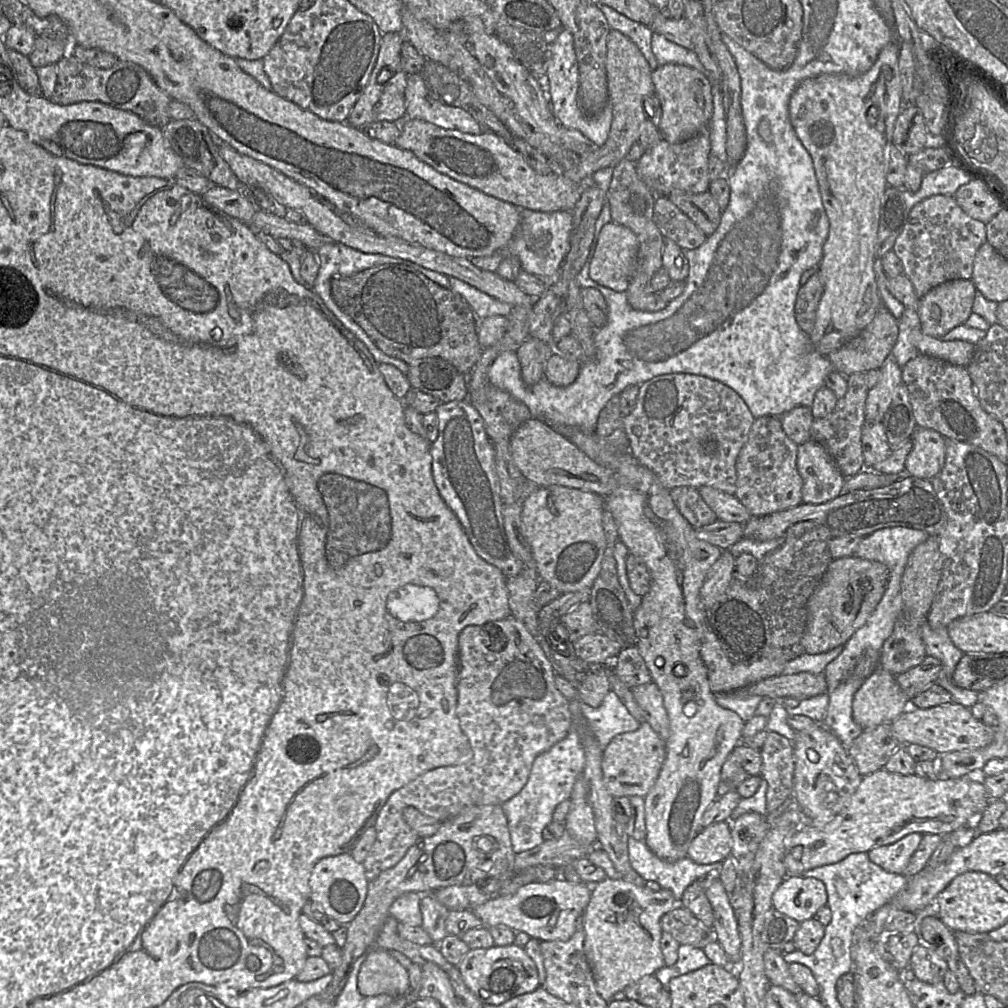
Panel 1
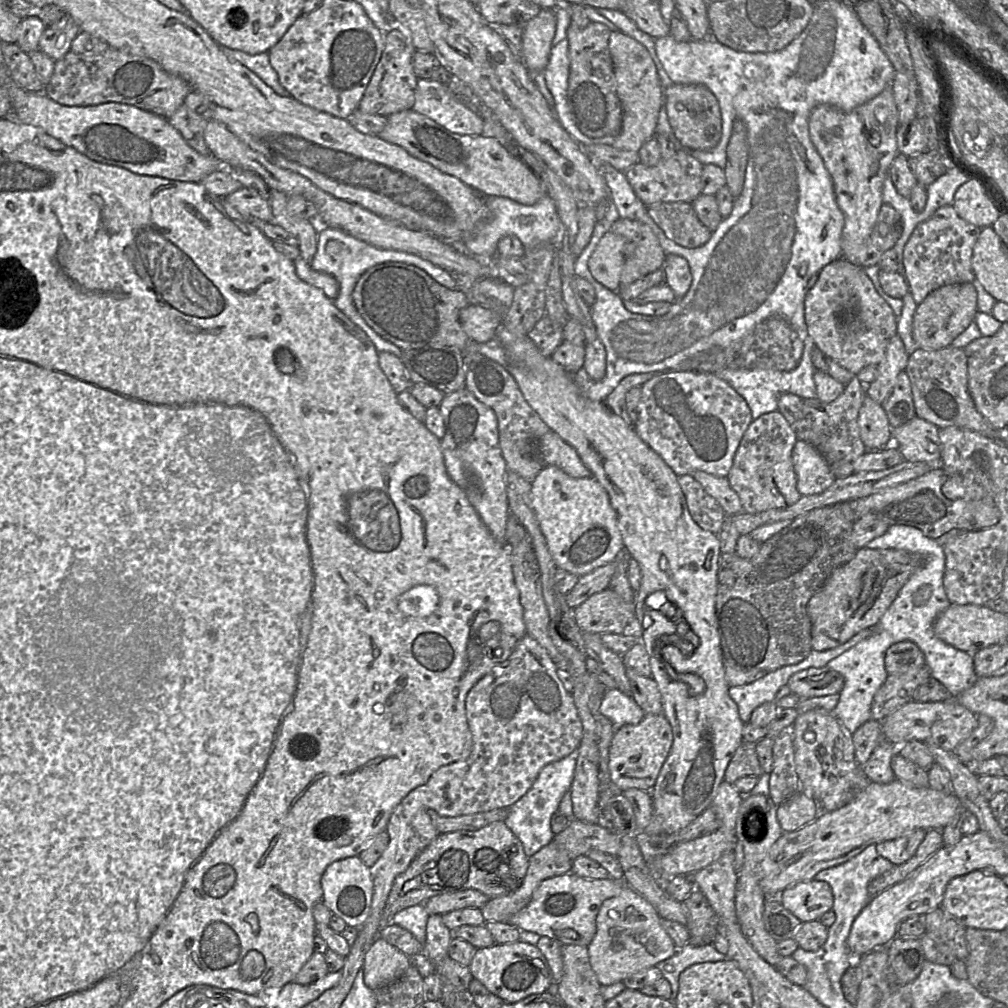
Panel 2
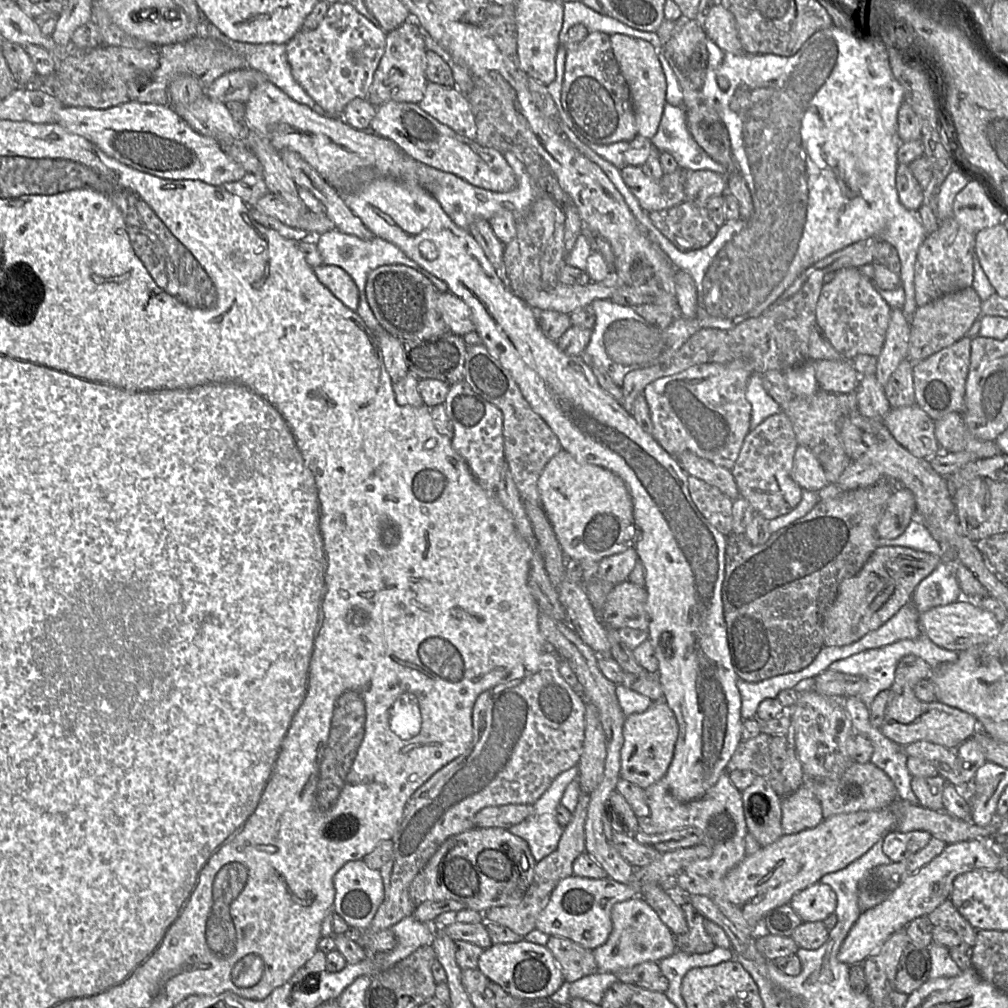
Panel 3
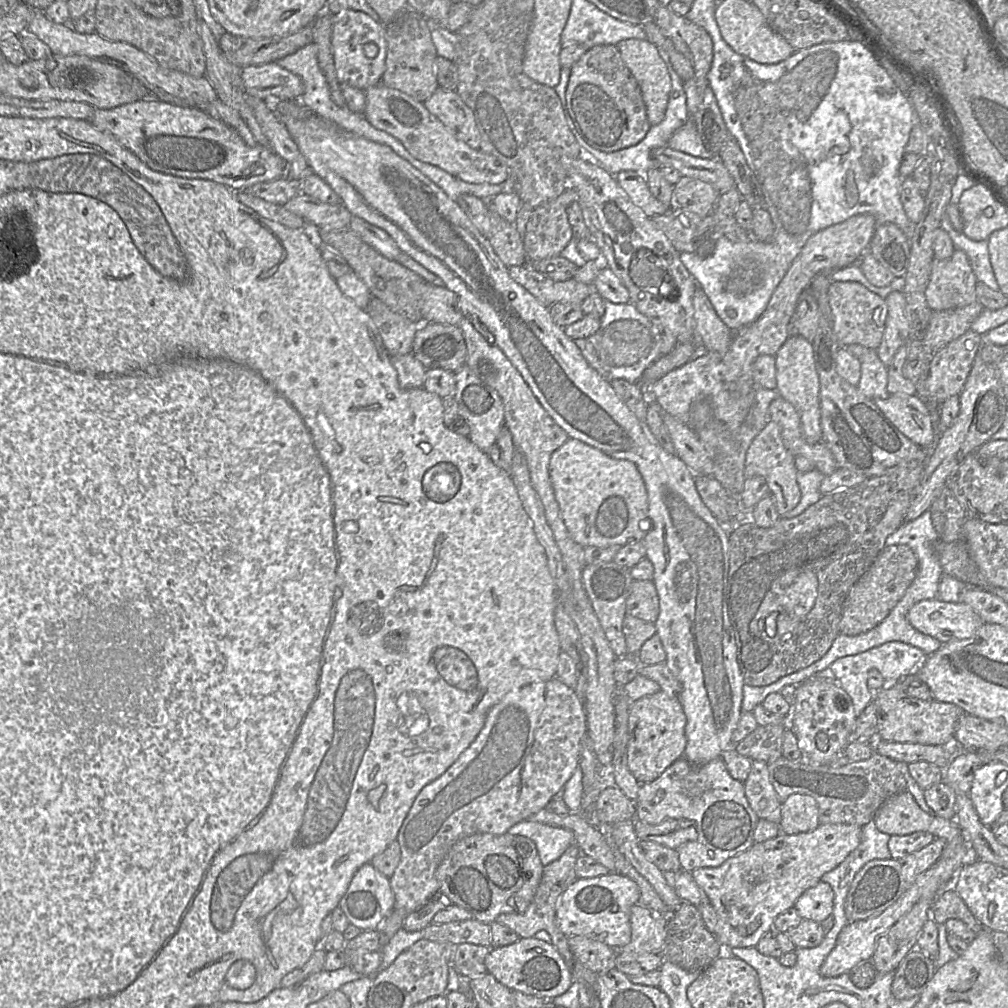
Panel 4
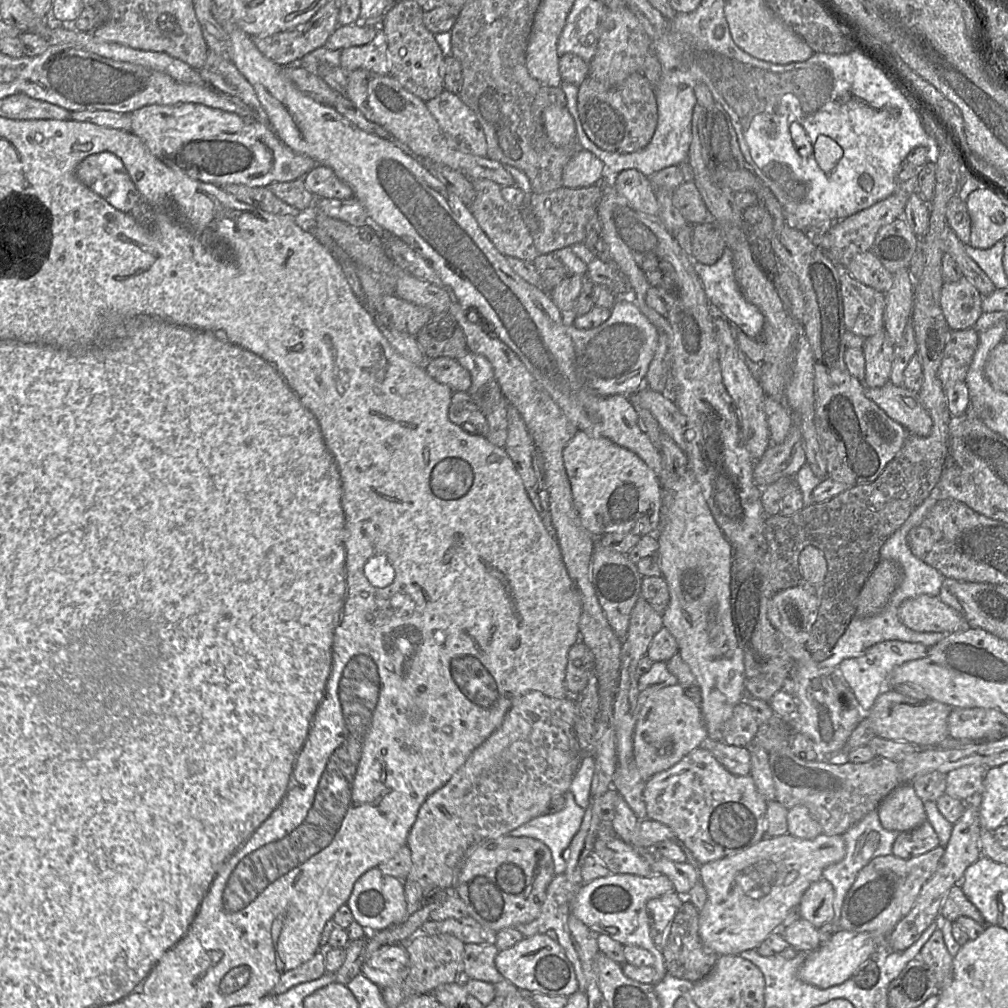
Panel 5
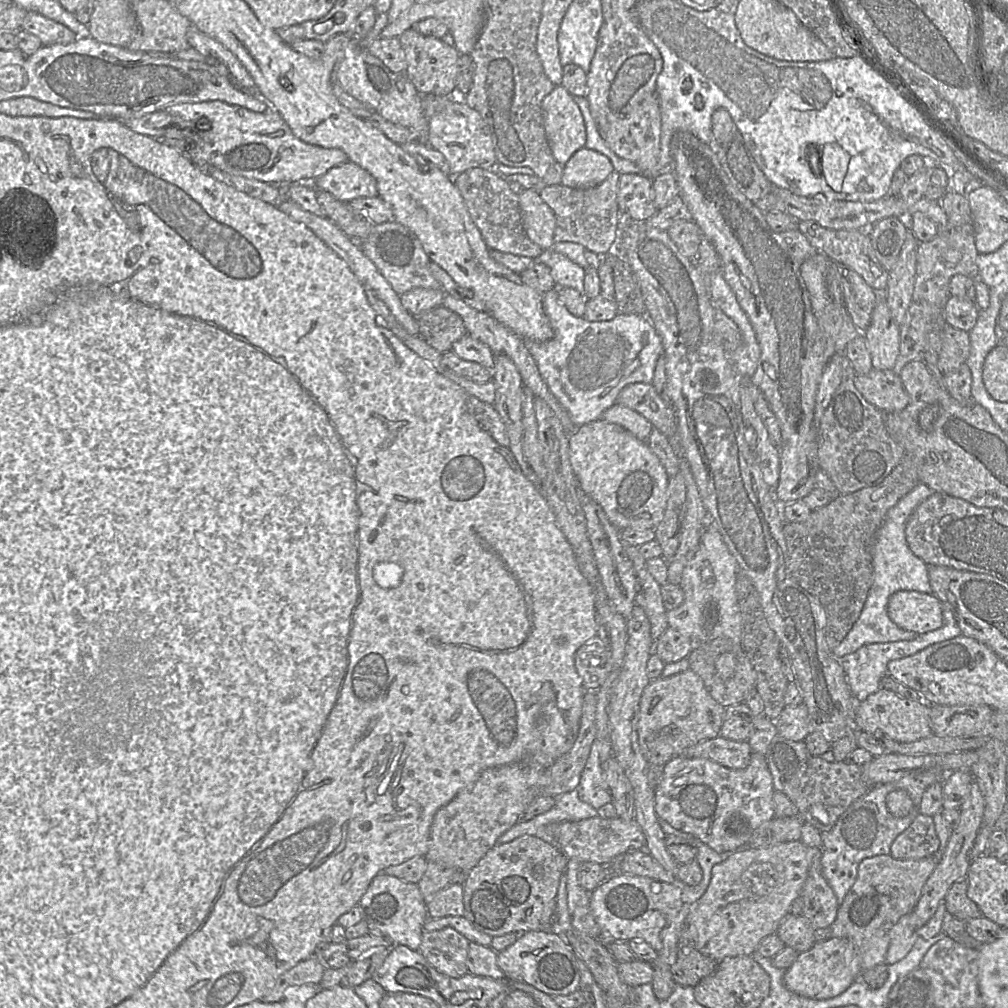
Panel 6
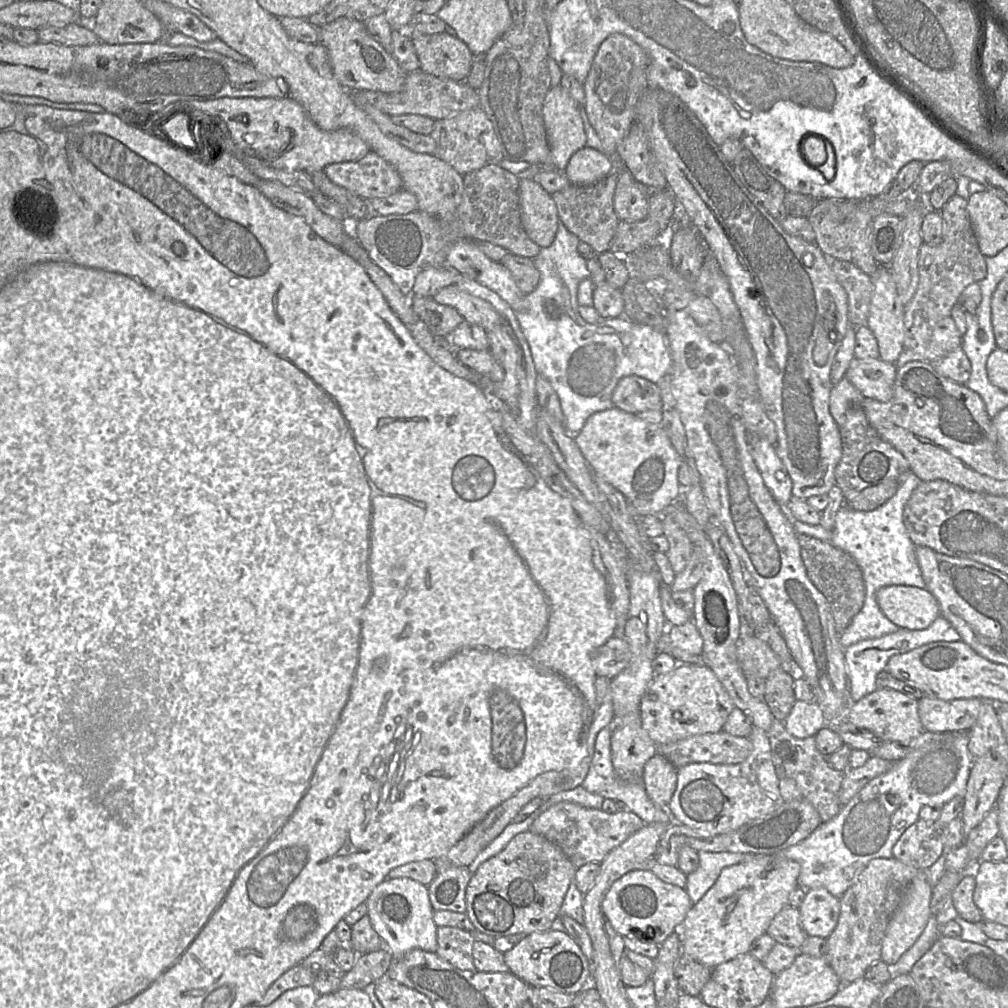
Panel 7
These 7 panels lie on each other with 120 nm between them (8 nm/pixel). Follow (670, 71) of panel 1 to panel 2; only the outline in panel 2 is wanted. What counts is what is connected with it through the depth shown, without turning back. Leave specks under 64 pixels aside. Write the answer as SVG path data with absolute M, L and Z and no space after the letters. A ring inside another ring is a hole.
M675 84L664 89L664 103L669 124L683 147L692 150L714 148L722 133L721 115L717 99L702 84Z

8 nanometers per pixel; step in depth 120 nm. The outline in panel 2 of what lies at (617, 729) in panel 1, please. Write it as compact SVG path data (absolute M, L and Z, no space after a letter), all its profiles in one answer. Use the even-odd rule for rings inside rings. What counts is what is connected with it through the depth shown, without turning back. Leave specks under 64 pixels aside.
M616 687L607 690L599 711L612 722L616 729L628 724L636 725L645 716L634 698L622 693Z

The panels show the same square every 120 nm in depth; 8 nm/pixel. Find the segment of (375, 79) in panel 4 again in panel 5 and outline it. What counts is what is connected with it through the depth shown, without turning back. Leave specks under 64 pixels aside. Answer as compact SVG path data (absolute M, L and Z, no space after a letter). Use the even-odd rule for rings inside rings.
M377 28L375 38L366 45L344 48L340 52L340 68L350 73L356 69L365 69L378 75L389 75L390 64L387 37Z

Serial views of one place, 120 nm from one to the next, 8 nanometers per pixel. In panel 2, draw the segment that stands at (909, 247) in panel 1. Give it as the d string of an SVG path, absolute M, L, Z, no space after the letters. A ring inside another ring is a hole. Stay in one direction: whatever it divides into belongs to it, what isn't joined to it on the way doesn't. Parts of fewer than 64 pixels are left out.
M952 205L938 208L929 219L916 226L903 250L903 275L917 305L939 287L972 283L975 279L973 248L981 229L962 219Z

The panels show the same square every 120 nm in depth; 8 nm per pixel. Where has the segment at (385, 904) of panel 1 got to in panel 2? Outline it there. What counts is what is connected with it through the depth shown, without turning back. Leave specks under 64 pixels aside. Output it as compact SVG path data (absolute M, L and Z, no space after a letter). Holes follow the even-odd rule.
M503 821L490 823L477 830L457 830L439 834L420 852L409 867L395 878L382 913L381 929L391 923L392 917L398 911L410 906L424 904L431 897L443 893L474 889L489 899L510 895L523 883L528 865L529 857L525 854L521 841Z

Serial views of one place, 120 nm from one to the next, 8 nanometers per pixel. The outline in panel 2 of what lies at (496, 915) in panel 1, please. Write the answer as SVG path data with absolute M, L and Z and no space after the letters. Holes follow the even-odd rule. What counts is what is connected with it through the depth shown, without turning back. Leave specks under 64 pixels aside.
M573 873L544 880L534 892L530 903L515 914L510 923L519 930L549 937L563 945L587 947L596 933L596 917L601 904L629 888L625 879L586 879Z

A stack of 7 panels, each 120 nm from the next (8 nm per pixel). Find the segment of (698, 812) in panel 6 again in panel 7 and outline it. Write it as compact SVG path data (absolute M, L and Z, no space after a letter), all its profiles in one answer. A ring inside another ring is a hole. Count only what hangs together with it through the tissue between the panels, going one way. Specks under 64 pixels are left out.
M752 727L748 738L752 743L752 751L741 763L692 763L677 769L677 786L666 807L675 822L694 829L702 837L711 837L733 831L753 819L773 812L784 803L779 791L780 779L775 772L771 759L767 732Z

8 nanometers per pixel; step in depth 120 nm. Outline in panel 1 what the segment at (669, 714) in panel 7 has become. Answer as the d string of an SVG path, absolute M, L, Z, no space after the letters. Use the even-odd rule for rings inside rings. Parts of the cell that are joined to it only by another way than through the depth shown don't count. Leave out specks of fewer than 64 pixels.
M646 721L642 722L635 731L617 735L603 752L602 772L606 789L613 798L645 797L654 785L665 757L666 741Z

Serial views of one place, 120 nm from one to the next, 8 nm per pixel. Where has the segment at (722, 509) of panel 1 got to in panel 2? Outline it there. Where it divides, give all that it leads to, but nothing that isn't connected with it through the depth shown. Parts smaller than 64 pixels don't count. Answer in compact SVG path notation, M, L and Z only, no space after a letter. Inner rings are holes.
M704 471L694 472L693 477L701 484L705 492L717 501L726 516L743 511L740 498L731 488L727 477L714 476Z

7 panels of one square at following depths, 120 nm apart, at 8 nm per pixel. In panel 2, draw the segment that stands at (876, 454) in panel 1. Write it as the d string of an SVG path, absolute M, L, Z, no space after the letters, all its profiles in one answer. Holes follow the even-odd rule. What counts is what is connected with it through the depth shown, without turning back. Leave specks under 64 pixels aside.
M865 396L859 411L860 438L867 451L881 450L891 444L891 430L887 414L882 406Z

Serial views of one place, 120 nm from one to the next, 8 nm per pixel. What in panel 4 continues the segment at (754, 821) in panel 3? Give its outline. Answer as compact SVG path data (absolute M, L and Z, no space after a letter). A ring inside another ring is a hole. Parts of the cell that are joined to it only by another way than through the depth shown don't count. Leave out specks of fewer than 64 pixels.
M752 761L750 773L743 783L747 801L759 820L780 824L782 802L770 782L768 764Z

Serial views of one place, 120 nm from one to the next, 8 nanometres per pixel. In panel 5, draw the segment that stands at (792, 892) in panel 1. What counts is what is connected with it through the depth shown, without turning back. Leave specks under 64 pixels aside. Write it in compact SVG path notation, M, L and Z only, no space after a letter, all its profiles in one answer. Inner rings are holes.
M820 878L804 892L799 902L801 918L809 921L817 929L834 916L835 892L832 884Z

